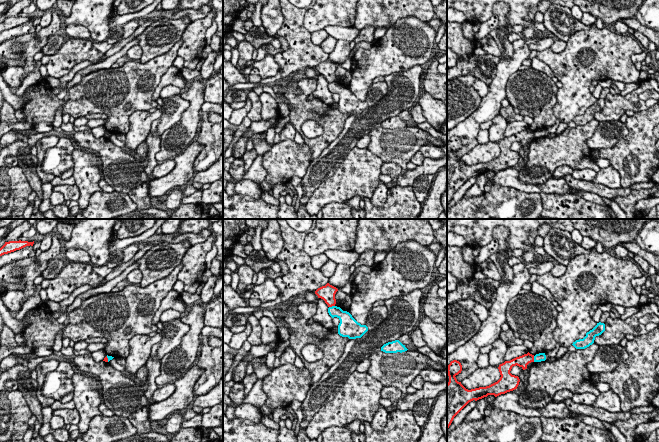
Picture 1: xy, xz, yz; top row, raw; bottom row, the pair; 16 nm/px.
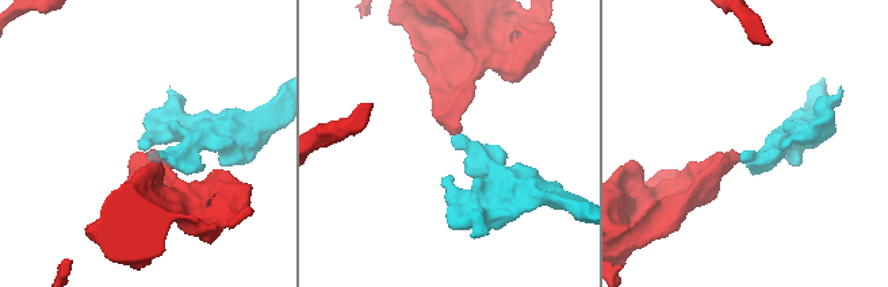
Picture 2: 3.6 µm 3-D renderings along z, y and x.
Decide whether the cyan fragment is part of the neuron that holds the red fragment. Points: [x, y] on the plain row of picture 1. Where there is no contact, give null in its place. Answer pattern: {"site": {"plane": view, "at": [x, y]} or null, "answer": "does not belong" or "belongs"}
{"site": {"plane": "xz", "at": [331, 82]}, "answer": "does not belong"}

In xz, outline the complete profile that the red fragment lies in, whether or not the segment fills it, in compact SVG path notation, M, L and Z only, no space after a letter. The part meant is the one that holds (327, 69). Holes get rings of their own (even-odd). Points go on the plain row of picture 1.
M327 59L325 62L318 64L315 67L315 70L318 74L323 75L328 83L332 83L336 80L335 70L337 67L338 65L336 63Z

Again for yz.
M529 128L510 137L505 137L498 143L501 153L497 158L486 163L468 166L455 153L462 147L461 139L457 136L451 137L447 144L449 152L449 158L447 159L447 205L451 201L454 193L469 178L473 176L477 177L488 171L497 173L517 165L520 155L518 152L510 149L512 143L517 141L525 146L531 138L534 138L534 131Z

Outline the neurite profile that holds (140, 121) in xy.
M161 110L155 112L135 111L129 117L130 127L126 133L125 146L136 151L137 147L144 141L151 131L152 122L161 117Z

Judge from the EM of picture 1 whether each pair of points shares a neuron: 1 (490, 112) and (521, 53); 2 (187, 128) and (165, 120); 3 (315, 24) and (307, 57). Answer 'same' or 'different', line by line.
1: same
2: different
3: different

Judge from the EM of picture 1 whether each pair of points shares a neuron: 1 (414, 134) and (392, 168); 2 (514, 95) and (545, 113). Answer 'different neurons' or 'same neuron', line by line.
1: different neurons
2: same neuron

